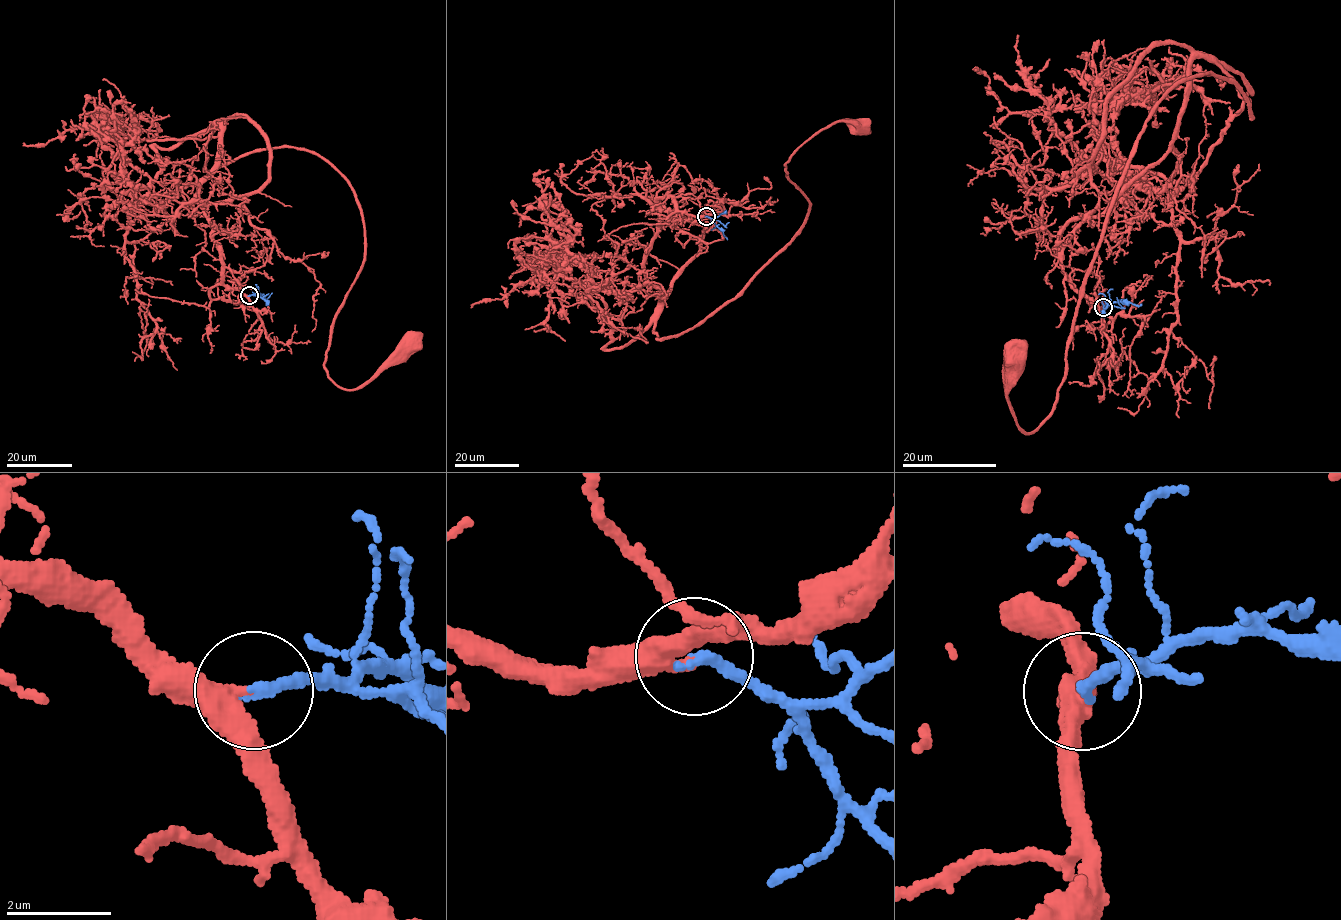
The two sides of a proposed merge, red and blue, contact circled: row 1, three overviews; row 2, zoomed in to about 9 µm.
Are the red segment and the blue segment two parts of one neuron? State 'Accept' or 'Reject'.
Accept

